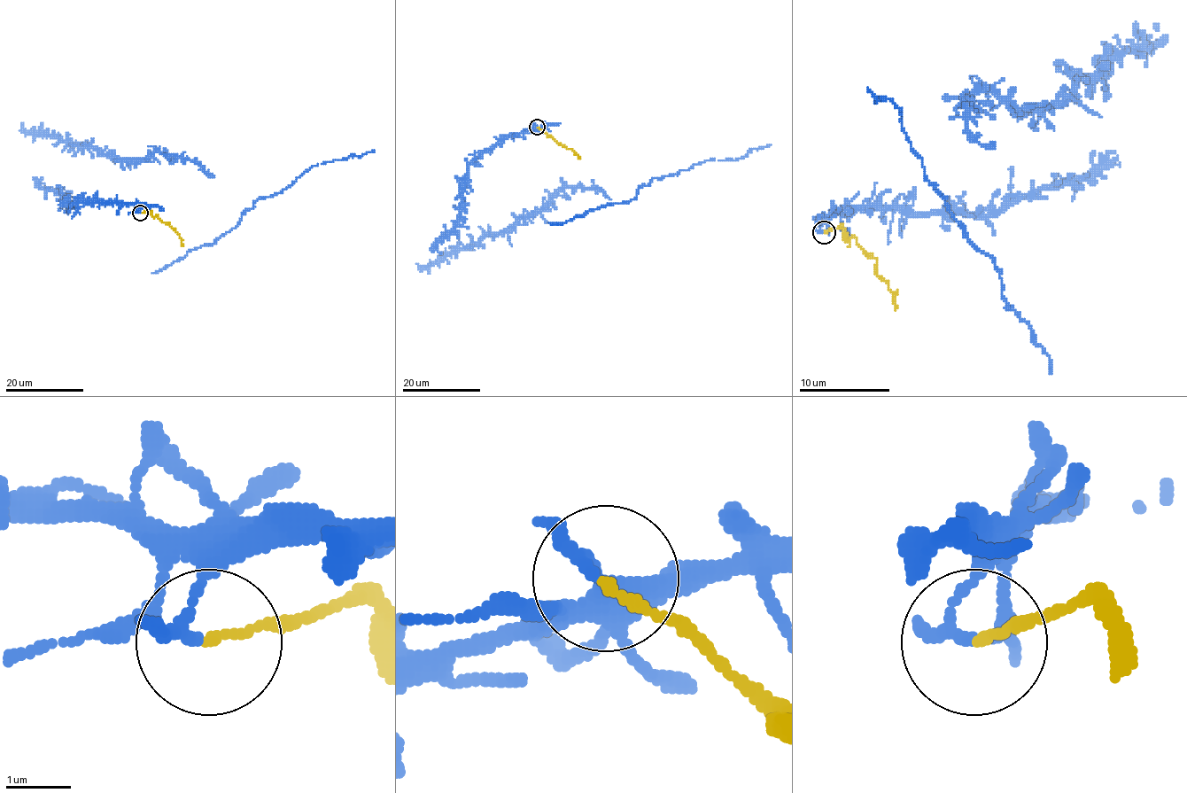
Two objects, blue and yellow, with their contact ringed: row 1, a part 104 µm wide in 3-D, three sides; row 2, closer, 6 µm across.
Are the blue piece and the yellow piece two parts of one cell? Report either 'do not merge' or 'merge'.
do not merge

